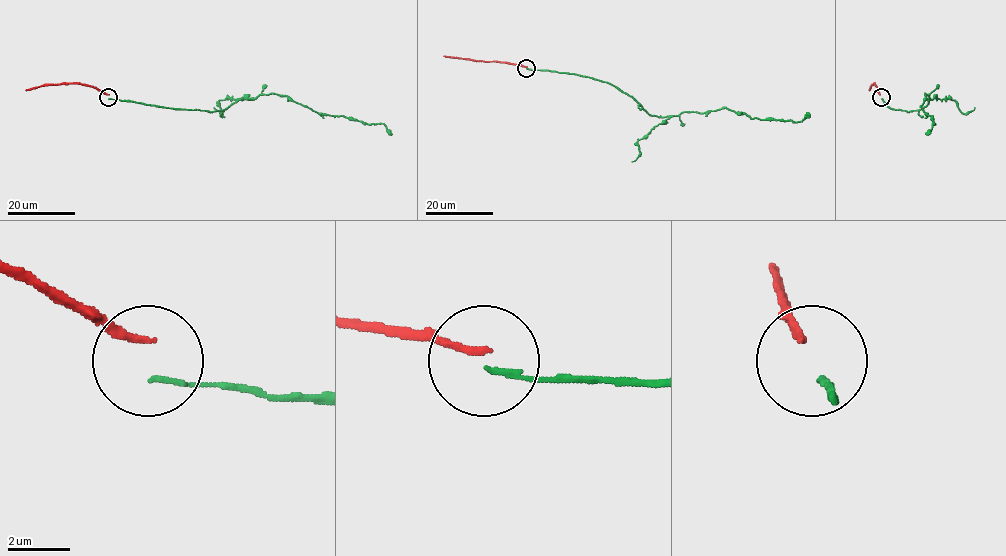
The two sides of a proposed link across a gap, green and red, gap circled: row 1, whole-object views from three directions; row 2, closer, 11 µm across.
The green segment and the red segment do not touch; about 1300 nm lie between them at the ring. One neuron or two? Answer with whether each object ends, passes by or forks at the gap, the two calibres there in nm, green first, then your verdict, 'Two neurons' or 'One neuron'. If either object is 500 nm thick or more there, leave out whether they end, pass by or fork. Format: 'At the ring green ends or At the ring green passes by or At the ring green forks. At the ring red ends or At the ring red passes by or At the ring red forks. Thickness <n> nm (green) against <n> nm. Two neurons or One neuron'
At the ring green ends. At the ring red ends. Thickness 170 nm (green) against 240 nm. Two neurons

